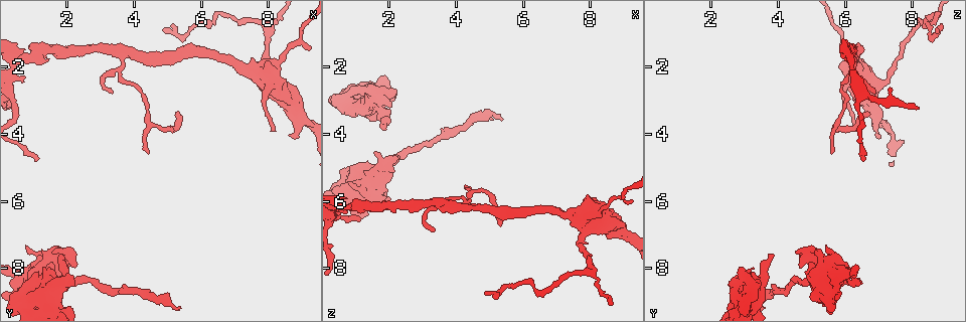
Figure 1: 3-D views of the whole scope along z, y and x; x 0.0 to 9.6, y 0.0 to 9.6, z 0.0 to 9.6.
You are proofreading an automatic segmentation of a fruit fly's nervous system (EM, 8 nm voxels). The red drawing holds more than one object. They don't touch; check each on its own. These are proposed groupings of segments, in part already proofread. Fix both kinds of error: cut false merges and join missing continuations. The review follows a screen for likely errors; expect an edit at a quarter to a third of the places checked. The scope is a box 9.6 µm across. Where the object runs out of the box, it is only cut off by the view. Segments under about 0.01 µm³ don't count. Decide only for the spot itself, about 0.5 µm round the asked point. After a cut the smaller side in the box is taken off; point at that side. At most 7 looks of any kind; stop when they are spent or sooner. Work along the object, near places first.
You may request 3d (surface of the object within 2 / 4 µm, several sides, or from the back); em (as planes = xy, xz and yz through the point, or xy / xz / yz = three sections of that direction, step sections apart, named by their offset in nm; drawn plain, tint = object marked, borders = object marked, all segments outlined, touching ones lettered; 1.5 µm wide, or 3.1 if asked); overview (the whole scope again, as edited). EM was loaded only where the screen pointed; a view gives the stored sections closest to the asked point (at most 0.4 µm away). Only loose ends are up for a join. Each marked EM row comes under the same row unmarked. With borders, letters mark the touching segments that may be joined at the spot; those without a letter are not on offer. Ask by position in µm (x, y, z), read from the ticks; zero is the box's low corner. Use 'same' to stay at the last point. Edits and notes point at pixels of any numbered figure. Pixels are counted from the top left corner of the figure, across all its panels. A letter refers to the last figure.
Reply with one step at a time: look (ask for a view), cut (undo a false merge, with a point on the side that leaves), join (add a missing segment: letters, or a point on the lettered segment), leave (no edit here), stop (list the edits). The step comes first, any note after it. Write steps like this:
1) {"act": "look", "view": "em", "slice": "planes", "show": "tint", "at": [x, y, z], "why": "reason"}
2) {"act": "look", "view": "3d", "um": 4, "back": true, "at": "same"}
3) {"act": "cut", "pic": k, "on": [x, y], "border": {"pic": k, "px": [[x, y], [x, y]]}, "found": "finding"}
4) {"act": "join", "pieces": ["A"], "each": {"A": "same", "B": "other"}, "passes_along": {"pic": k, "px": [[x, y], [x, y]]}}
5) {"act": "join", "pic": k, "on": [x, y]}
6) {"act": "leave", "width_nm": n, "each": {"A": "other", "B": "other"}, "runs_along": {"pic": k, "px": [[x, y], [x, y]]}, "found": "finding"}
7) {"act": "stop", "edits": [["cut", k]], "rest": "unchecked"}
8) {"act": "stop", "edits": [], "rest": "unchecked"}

{"act": "look", "view": "3d", "um": 4, "at": [1.35, 8.40, 6.35], "why": "an open end"}

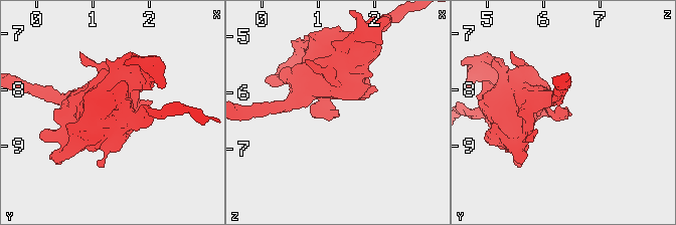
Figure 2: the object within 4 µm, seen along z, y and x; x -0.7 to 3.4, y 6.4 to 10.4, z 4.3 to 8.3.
{"act": "look", "view": "em", "slice": "planes", "show": "borders", "at": [1.35, 8.40, 6.45]}

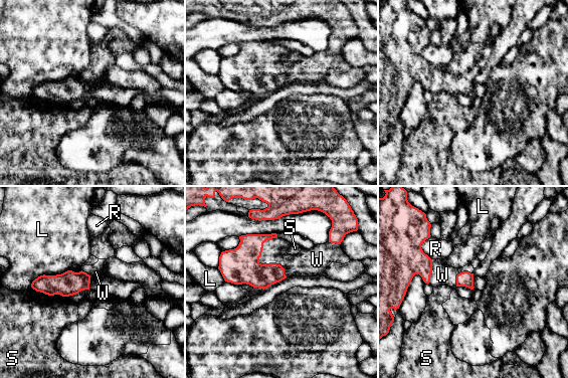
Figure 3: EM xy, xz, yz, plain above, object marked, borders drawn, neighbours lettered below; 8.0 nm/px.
{"act": "join", "pieces": ["W"], "each": {"L": "other", "R": "other", "S": "other", "W": "same"}, "passes_along": {"pic": 3, "px": [[240, 265], [264, 263], [274, 250]]}, "found": "the neuron continues"}

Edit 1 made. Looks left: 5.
{"act": "look", "view": "3d", "um": 4, "at": [1.25, 8.00, 2.85]}

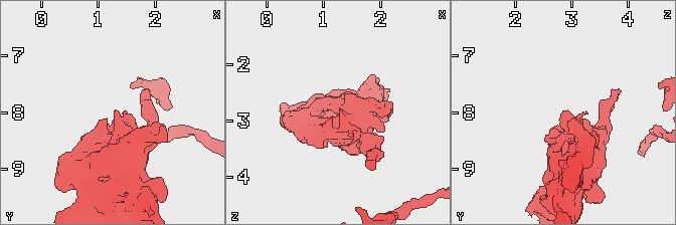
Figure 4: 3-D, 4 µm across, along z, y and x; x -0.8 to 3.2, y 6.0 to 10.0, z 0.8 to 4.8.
{"act": "look", "view": "em", "slice": "planes", "show": "borders", "at": [1.30, 8.05, 2.80], "why": "shape alone is not enough"}

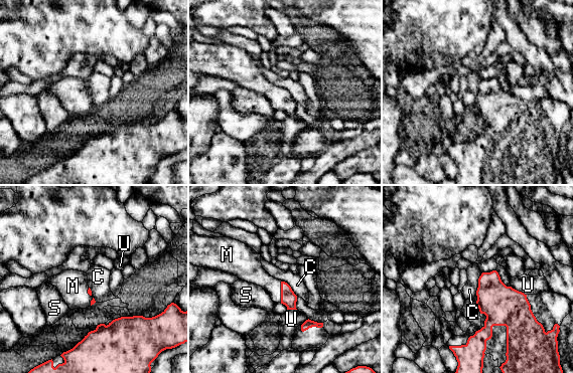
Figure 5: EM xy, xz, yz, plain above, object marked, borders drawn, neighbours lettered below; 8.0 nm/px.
{"act": "join", "pieces": ["M"], "each": {"C": "other", "M": "same", "S": "other", "U": "other"}, "passes_along": {"pic": 5, "px": [[288, 298], [281, 292], [256, 274]]}, "found": "the neuron continues"}

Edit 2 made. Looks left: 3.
{"act": "look", "view": "em", "slice": "xy", "step": 8, "show": "tint", "at": [8.00, 0.85, 8.05]}

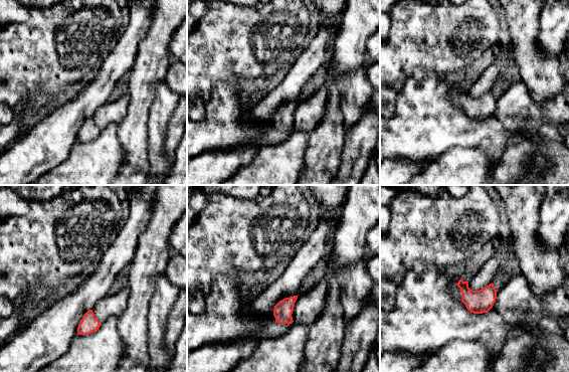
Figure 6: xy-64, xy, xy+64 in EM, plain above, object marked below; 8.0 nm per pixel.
{"act": "look", "view": "em", "slice": "planes", "show": "borders", "at": "same", "why": "cut it another way"}

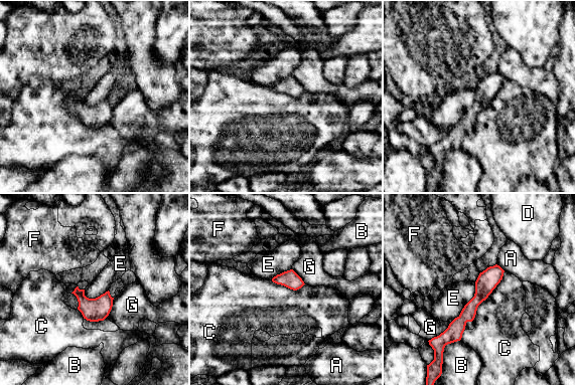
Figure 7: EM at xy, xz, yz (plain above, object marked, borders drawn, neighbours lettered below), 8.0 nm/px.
{"act": "leave", "each": {"A": "other", "B": "other", "C": "other", "D": "other", "E": "other", "F": "other", "G": "other"}, "border": {"pic": 7, "px": [[475, 282], [474, 296], [450, 323]]}, "found": "continuous, no second neuron"}

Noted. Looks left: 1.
{"act": "stop", "edits": [["join", 3], ["join", 5]], "rest": "unchecked"}

